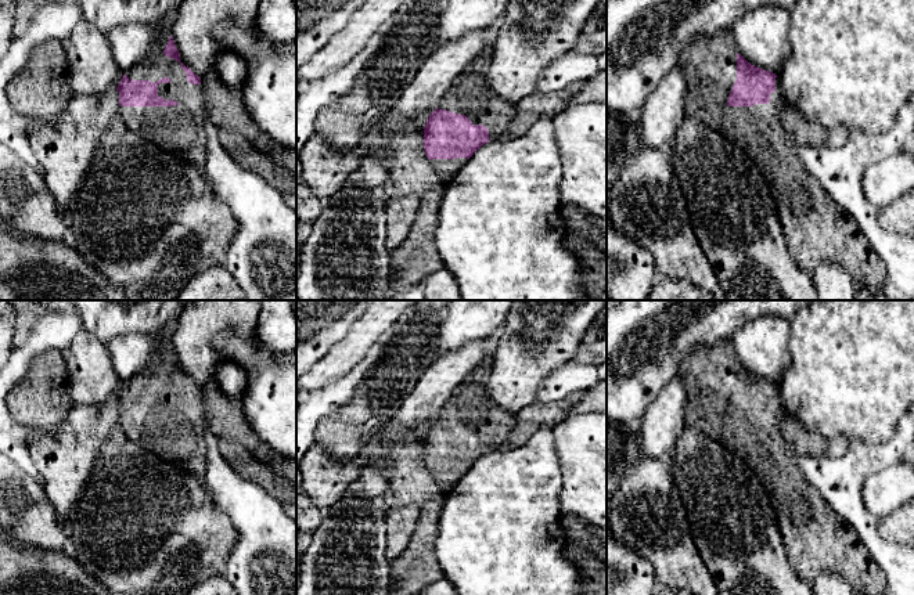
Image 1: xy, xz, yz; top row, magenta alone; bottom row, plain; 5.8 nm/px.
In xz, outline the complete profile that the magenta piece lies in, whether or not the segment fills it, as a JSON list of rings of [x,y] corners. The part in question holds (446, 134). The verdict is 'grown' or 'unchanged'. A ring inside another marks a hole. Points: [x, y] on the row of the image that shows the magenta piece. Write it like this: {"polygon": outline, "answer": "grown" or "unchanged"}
{"polygon": [[[493,44],[454,79],[424,127],[424,151],[435,173],[446,183],[486,143],[507,129],[515,105],[497,97],[486,75]]], "answer": "grown"}

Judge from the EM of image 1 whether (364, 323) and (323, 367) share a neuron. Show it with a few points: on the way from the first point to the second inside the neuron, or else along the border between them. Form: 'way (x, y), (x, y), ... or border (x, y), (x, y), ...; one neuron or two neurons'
way (362, 335), (335, 361); one neuron

